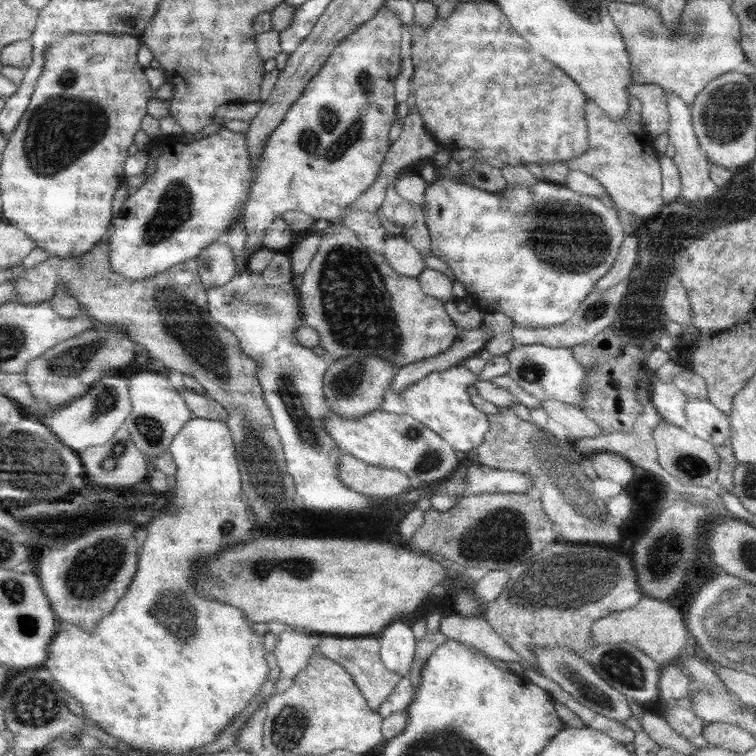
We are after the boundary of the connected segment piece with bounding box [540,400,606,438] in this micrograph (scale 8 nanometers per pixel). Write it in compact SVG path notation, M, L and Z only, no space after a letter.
M540 400L542 408L548 412L550 418L554 418L556 422L560 422L562 426L566 426L570 430L570 434L574 438L582 438L582 436L596 436L605 434L604 429L593 421L578 407L562 404L557 400Z

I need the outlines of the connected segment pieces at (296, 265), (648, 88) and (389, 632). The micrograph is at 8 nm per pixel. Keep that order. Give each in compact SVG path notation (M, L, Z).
M310 230L307 235L304 234L298 239L294 239L291 245L290 253L288 254L291 259L294 288L298 288L301 283L301 276L308 268L312 257L316 255L320 239L324 237L322 231Z
M630 84L628 92L641 103L641 122L650 136L668 134L670 114L665 88L656 84Z
M406 620L390 622L376 637L380 643L380 659L384 667L398 674L401 679L409 679L418 641Z

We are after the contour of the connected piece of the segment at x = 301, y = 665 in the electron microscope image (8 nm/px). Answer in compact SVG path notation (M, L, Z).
M285 630L280 632L278 636L278 644L274 646L274 655L282 670L280 680L276 684L276 688L282 692L288 686L292 686L296 674L302 672L310 662L312 657L317 654L318 644L325 633L304 634L304 632L294 632Z

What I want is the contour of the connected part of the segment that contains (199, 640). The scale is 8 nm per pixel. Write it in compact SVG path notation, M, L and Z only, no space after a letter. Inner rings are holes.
M194 418L188 420L182 427L182 430L176 434L168 447L168 451L172 454L174 464L176 464L176 481L174 482L174 495L170 500L170 506L166 508L166 512L162 512L160 516L156 516L150 520L150 524L146 526L146 540L144 540L144 548L139 556L138 568L128 591L124 594L120 601L116 602L110 613L104 615L96 623L96 627L92 631L80 628L80 626L65 624L59 621L59 627L55 631L52 642L49 646L48 660L43 665L50 674L52 680L58 682L62 686L64 692L68 692L74 700L80 702L84 716L88 716L88 720L92 720L96 726L100 726L108 736L118 738L120 742L126 742L126 746L131 750L142 750L144 752L162 752L162 754L186 754L190 750L202 748L210 742L214 742L220 732L224 730L228 724L234 722L236 714L240 714L240 710L244 710L248 706L248 700L252 700L262 684L268 680L270 676L270 666L268 666L266 647L264 647L264 637L256 634L252 627L252 621L248 620L246 613L236 606L228 605L216 599L206 599L199 594L199 588L195 588L195 582L199 582L200 571L198 566L204 565L209 559L221 554L224 549L230 549L237 545L244 545L254 539L254 533L258 524L254 524L250 520L250 512L248 512L248 504L242 502L243 490L241 487L241 474L238 468L238 459L236 459L236 447L232 441L232 433L226 423L210 418ZM224 523L234 524L234 528L238 528L238 540L233 540L230 535L223 535L221 527Z

